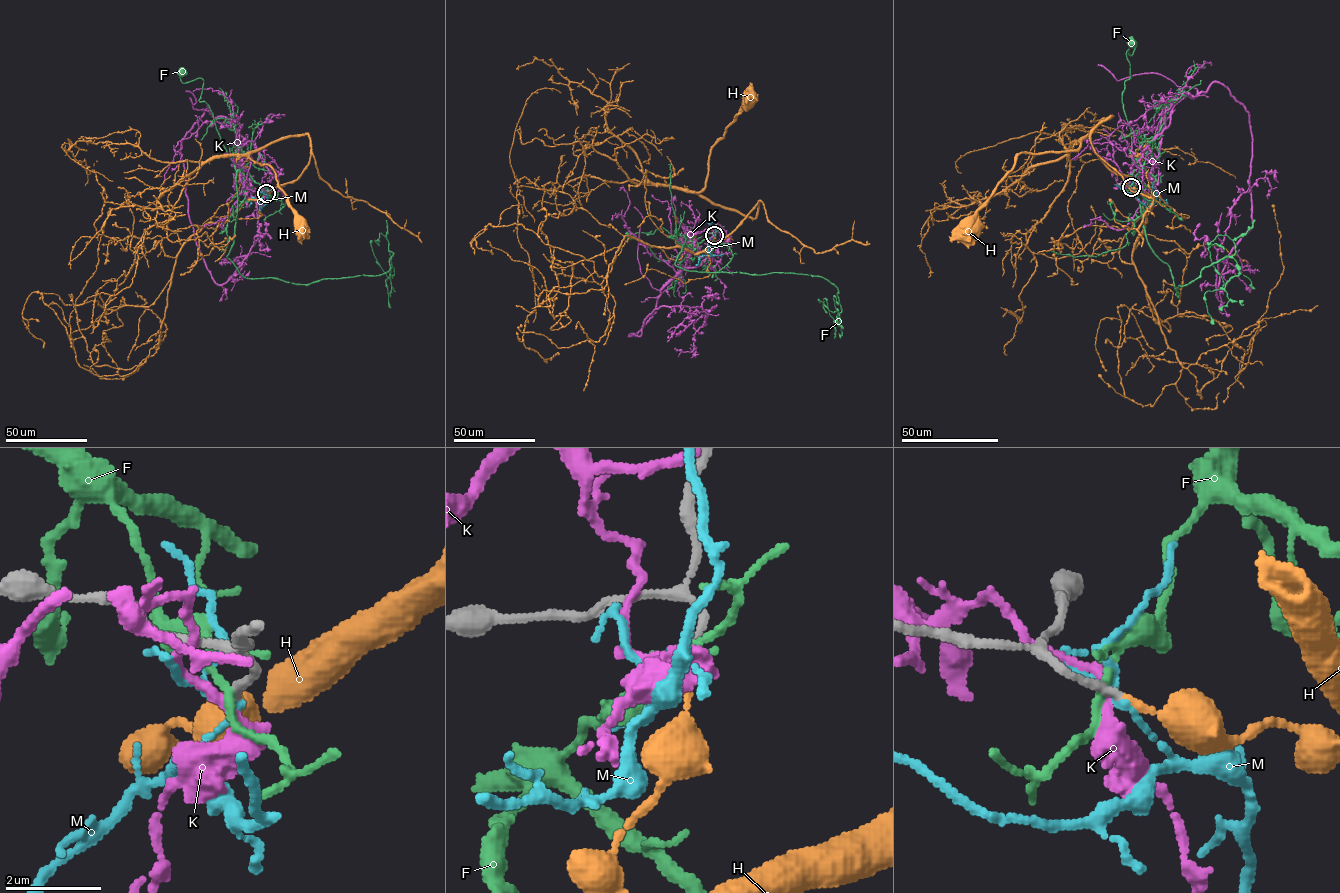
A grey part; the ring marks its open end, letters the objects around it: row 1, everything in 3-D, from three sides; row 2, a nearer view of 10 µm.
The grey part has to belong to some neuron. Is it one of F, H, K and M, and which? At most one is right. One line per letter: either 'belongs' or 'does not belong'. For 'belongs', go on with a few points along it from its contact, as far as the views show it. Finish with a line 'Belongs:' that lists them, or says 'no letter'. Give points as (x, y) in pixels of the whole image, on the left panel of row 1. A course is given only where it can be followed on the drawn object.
F: does not belong
H: belongs; course (267, 193), (293, 182), (309, 164), (310, 139), (307, 134), (275, 140), (249, 156), (273, 170), (302, 230)
K: does not belong
M: does not belong
Belongs: H

